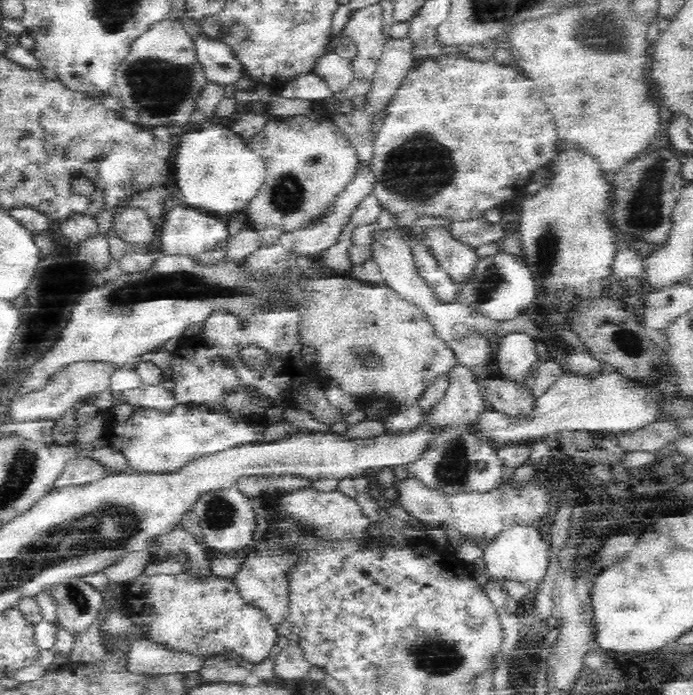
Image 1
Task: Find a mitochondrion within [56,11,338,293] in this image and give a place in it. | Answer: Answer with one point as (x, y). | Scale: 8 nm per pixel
(158, 87)

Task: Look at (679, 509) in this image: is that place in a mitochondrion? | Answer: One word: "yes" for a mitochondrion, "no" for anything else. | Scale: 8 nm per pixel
no

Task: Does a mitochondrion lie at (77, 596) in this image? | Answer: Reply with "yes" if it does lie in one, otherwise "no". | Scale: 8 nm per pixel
yes

